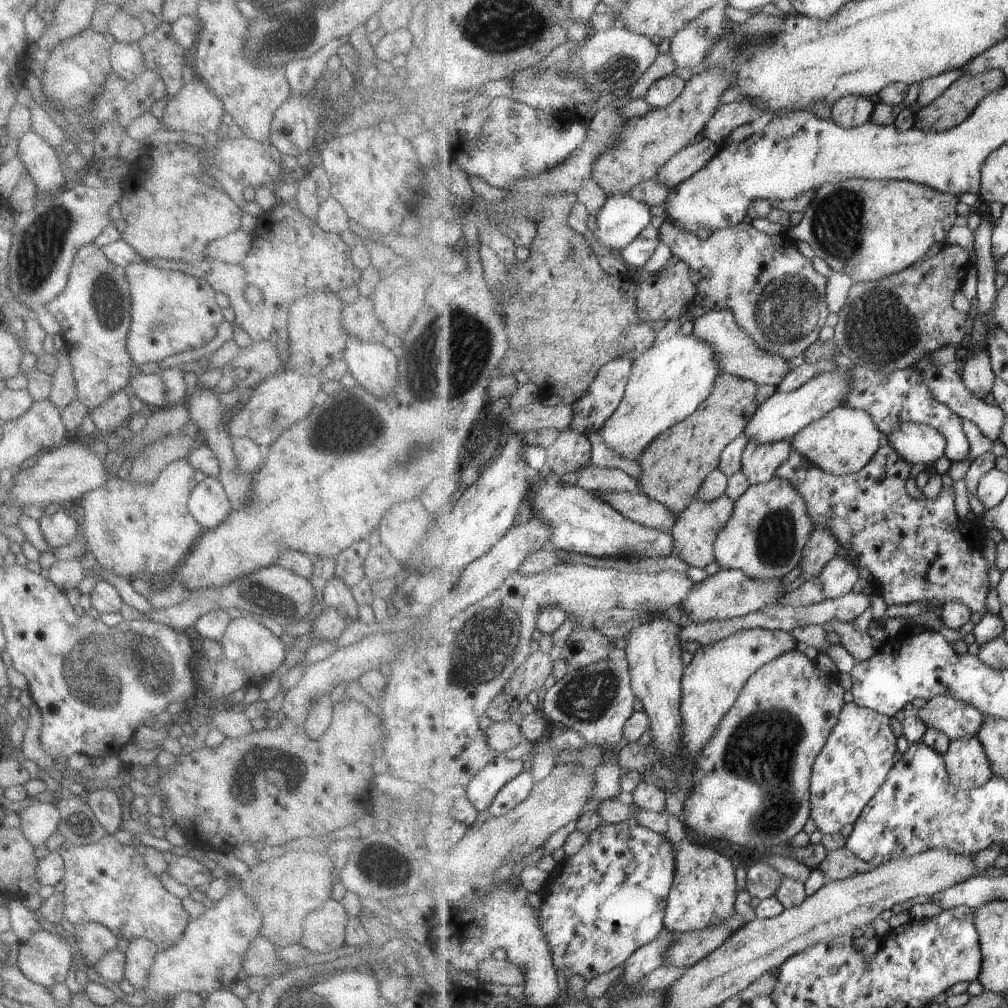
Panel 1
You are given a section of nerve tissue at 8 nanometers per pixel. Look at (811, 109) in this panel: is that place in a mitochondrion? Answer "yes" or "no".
no

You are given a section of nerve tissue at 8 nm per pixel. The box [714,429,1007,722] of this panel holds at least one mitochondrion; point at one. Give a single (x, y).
(775, 543)

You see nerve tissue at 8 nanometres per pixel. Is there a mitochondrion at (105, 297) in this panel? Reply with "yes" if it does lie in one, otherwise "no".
yes

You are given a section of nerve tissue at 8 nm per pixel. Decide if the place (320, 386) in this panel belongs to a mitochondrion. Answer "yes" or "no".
no

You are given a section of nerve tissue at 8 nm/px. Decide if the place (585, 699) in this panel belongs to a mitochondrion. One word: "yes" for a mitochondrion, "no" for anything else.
yes

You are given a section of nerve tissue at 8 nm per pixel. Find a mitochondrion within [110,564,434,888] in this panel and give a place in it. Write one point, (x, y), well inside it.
(243, 790)

